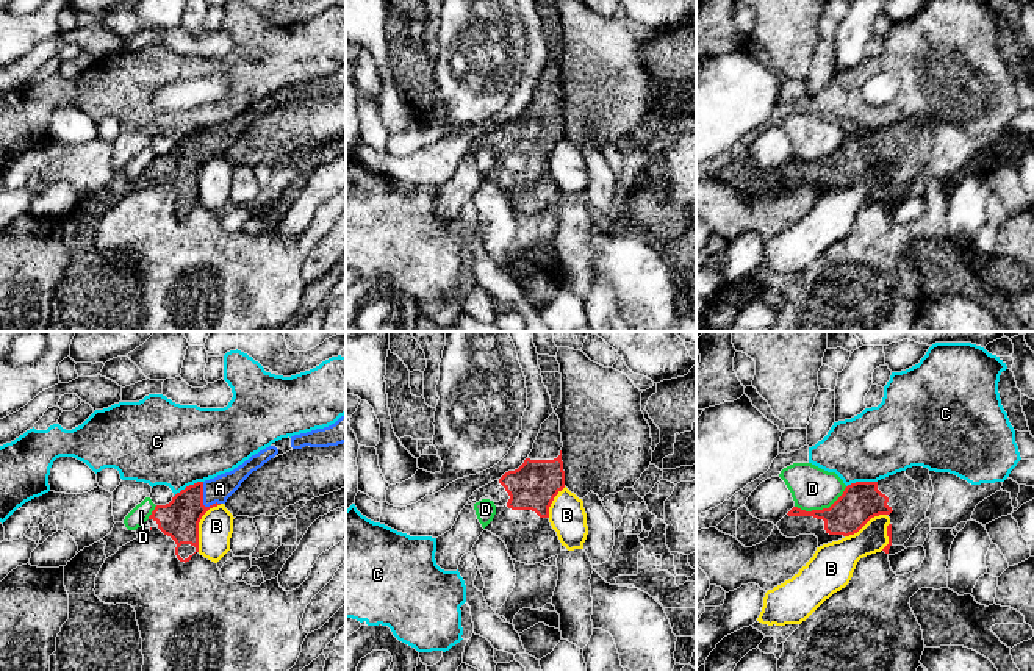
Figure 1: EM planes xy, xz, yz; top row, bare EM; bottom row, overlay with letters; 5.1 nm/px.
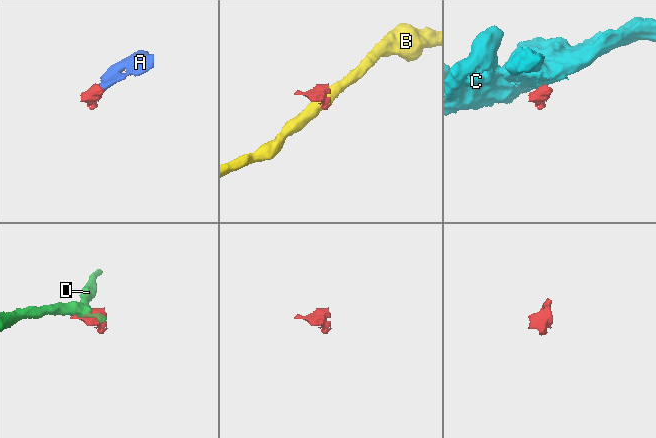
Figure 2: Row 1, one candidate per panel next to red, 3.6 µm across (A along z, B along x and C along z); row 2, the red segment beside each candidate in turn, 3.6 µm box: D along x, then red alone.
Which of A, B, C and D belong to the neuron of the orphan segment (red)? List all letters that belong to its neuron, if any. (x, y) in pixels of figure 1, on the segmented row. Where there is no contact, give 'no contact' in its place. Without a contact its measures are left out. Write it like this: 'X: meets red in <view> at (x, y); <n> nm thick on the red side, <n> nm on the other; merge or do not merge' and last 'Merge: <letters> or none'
A: meets red in xy at (202, 501); 200 nm thick on the red side, 130 nm on the other; merge
B: meets red in xy at (197, 524); 200 nm thick on the red side, 180 nm on the other; do not merge
C: meets red in yz at (861, 482); 200 nm thick on the red side, 360 nm on the other; do not merge
D: meets red in yz at (823, 509); 200 nm thick on the red side, 220 nm on the other; do not merge
Merge: A

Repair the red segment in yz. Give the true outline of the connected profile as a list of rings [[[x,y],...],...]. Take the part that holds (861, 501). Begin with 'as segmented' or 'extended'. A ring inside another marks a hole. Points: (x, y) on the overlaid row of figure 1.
extended | [[[856,482],[823,510],[806,511],[793,507],[779,522],[787,538],[815,535],[818,547],[857,533],[871,518],[890,515],[889,497],[878,490],[878,482]]]

